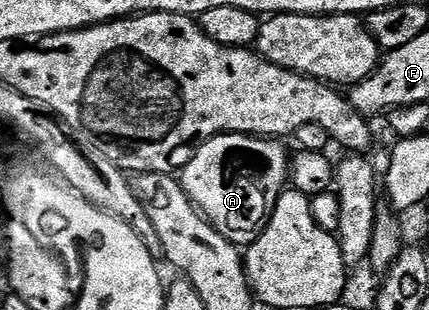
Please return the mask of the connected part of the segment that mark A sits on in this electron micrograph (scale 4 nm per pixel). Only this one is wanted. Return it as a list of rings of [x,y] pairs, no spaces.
[[[217,134],[201,143],[187,157],[186,166],[180,171],[180,181],[191,202],[198,207],[206,221],[213,224],[233,246],[245,248],[255,242],[270,220],[279,196],[287,189],[290,177],[291,155],[286,154],[283,143],[277,138],[263,138],[252,134]]]

